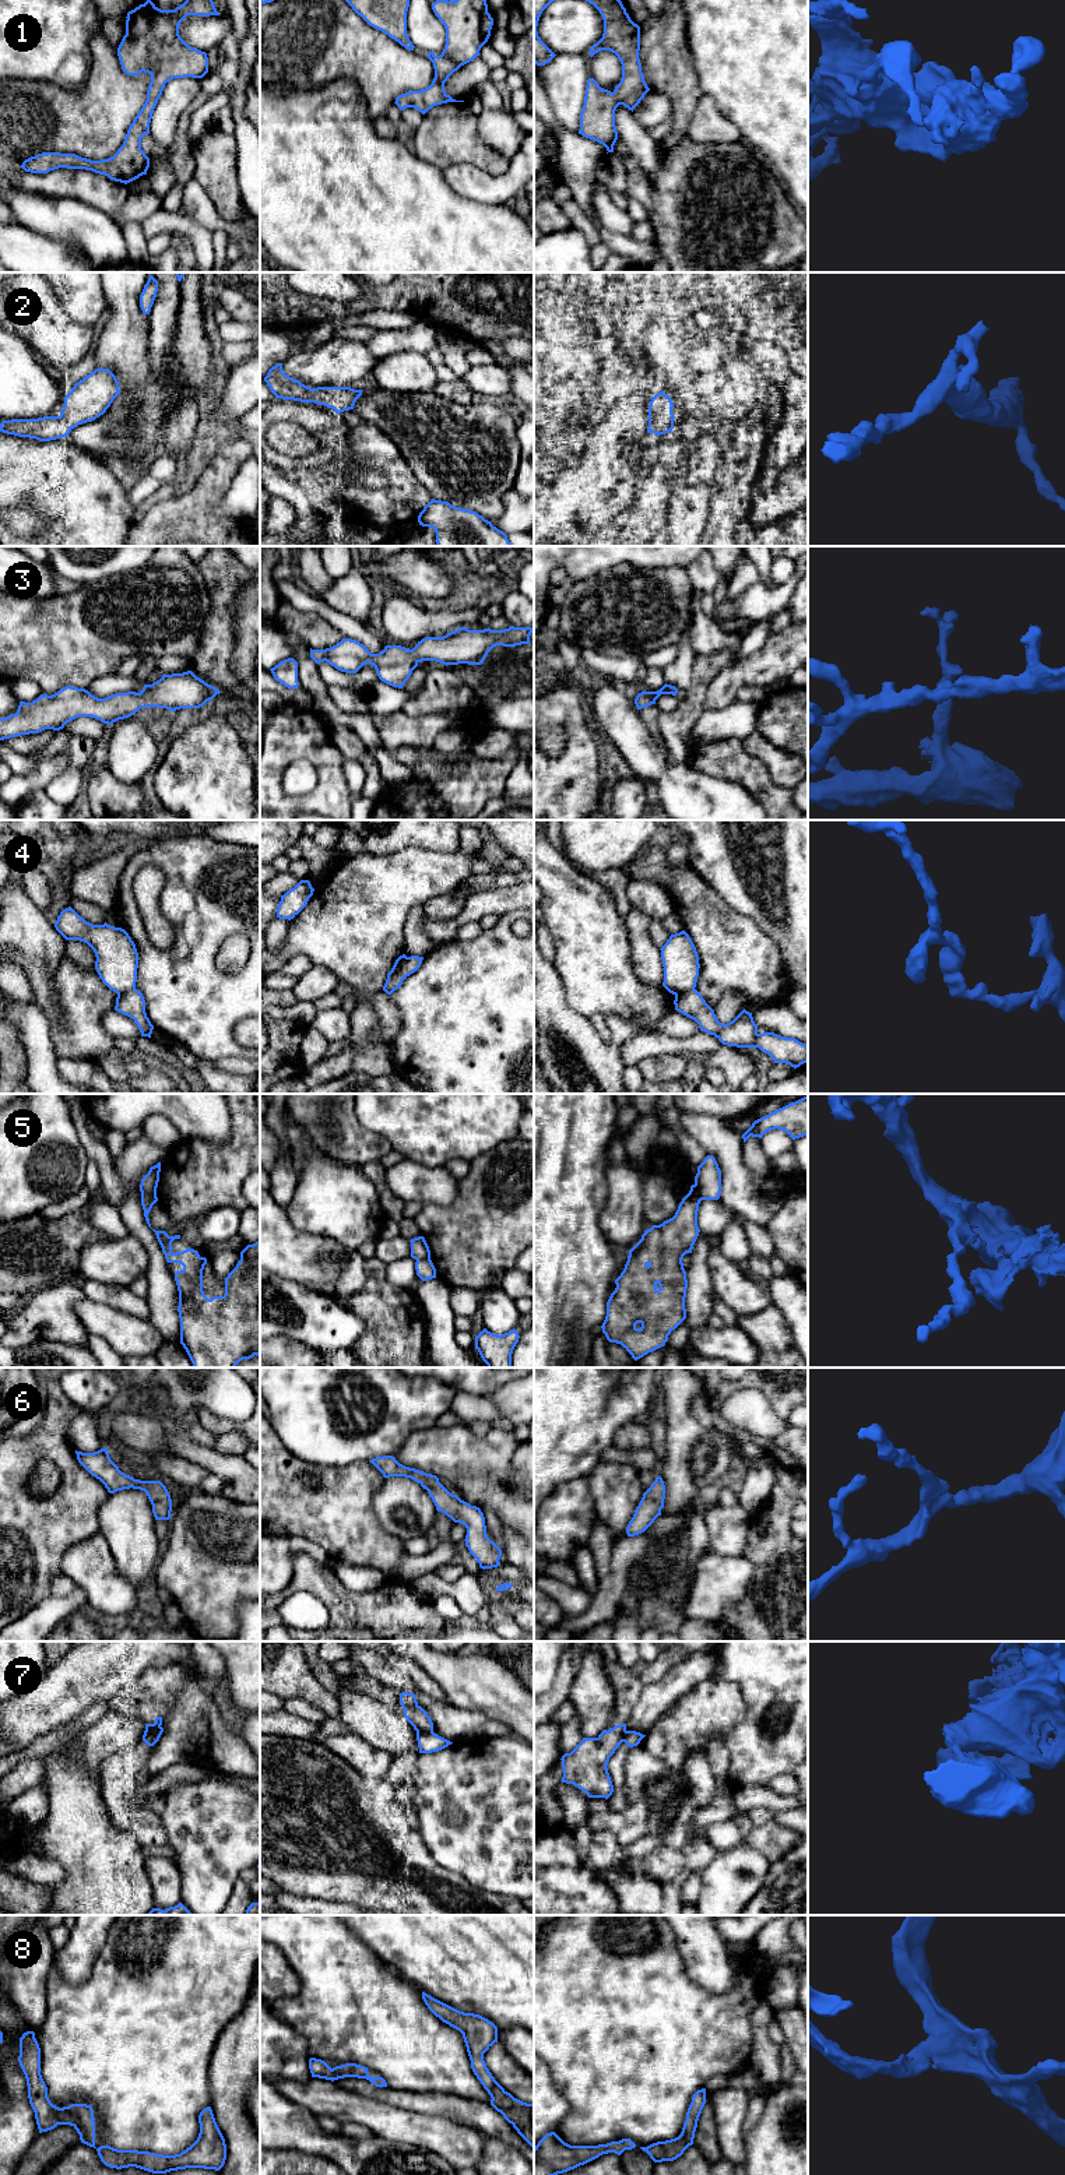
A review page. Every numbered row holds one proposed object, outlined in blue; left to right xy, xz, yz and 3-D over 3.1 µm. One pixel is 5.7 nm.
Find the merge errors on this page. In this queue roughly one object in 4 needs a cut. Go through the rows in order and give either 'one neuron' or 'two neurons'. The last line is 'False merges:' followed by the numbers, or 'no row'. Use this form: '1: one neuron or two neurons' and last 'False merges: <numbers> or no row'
1: one neuron
2: one neuron
3: one neuron
4: two neurons
5: two neurons
6: one neuron
7: two neurons
8: one neuron
False merges: 4, 5, 7

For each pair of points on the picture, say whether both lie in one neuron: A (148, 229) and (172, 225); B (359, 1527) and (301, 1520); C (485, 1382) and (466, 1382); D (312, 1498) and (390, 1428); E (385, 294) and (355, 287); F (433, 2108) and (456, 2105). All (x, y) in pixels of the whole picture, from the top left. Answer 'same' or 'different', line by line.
A: same
B: same
C: same
D: different
E: different
F: same

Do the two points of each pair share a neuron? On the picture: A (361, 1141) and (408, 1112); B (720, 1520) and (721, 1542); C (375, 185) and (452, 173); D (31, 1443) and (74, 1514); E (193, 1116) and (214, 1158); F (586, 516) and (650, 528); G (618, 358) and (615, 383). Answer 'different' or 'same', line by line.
A: different
B: same
C: different
D: same
E: different
F: different
G: same

